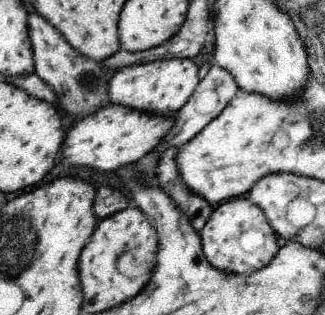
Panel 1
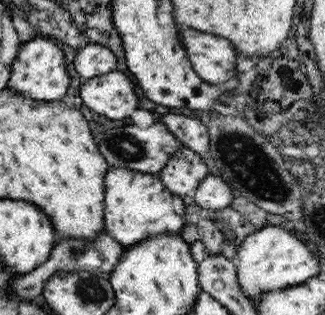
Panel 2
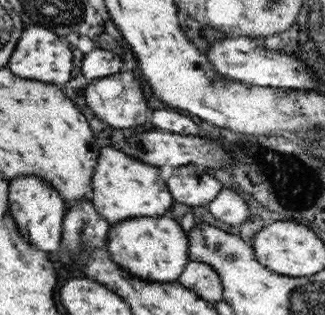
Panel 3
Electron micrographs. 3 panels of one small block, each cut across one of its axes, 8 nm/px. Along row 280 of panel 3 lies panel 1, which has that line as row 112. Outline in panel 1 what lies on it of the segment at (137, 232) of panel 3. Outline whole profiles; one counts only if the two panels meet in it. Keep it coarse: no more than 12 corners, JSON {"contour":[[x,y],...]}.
{"contour":[[191,60],[109,76],[109,104],[175,116],[197,88]]}

